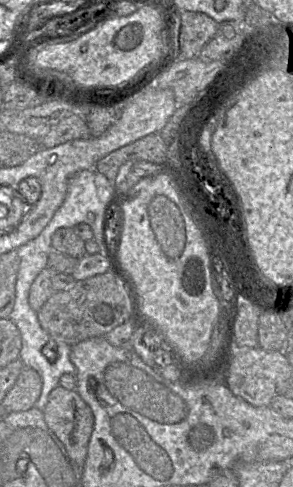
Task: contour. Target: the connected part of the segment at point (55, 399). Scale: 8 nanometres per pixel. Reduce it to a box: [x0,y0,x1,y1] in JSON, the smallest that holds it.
[43,386,94,467]

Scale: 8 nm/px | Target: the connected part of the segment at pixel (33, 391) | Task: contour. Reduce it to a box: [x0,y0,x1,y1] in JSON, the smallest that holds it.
[1,366,41,412]

